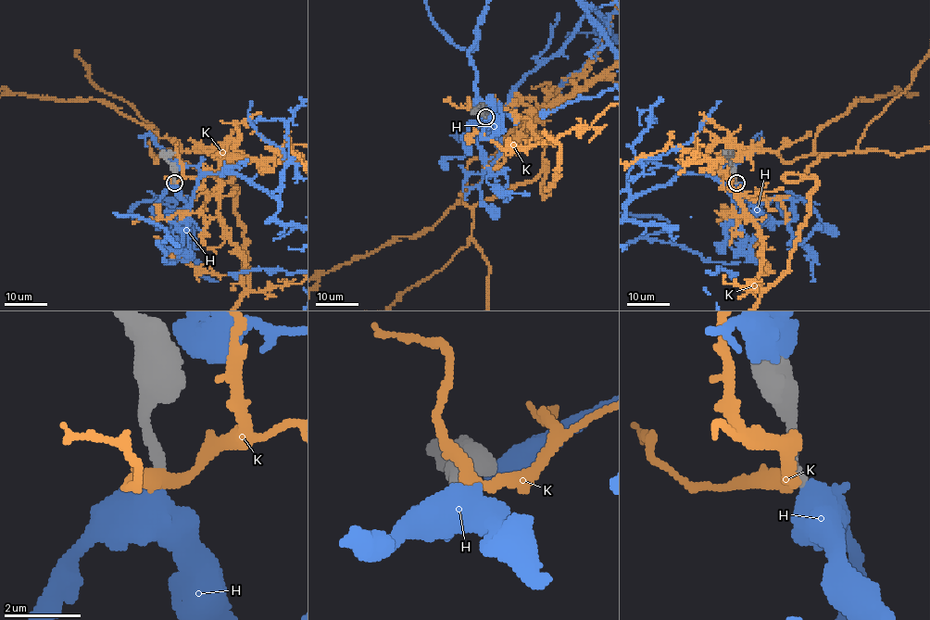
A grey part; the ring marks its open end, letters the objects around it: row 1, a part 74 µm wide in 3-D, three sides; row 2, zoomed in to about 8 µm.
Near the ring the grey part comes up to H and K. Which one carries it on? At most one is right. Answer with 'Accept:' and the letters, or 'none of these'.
Accept: H

